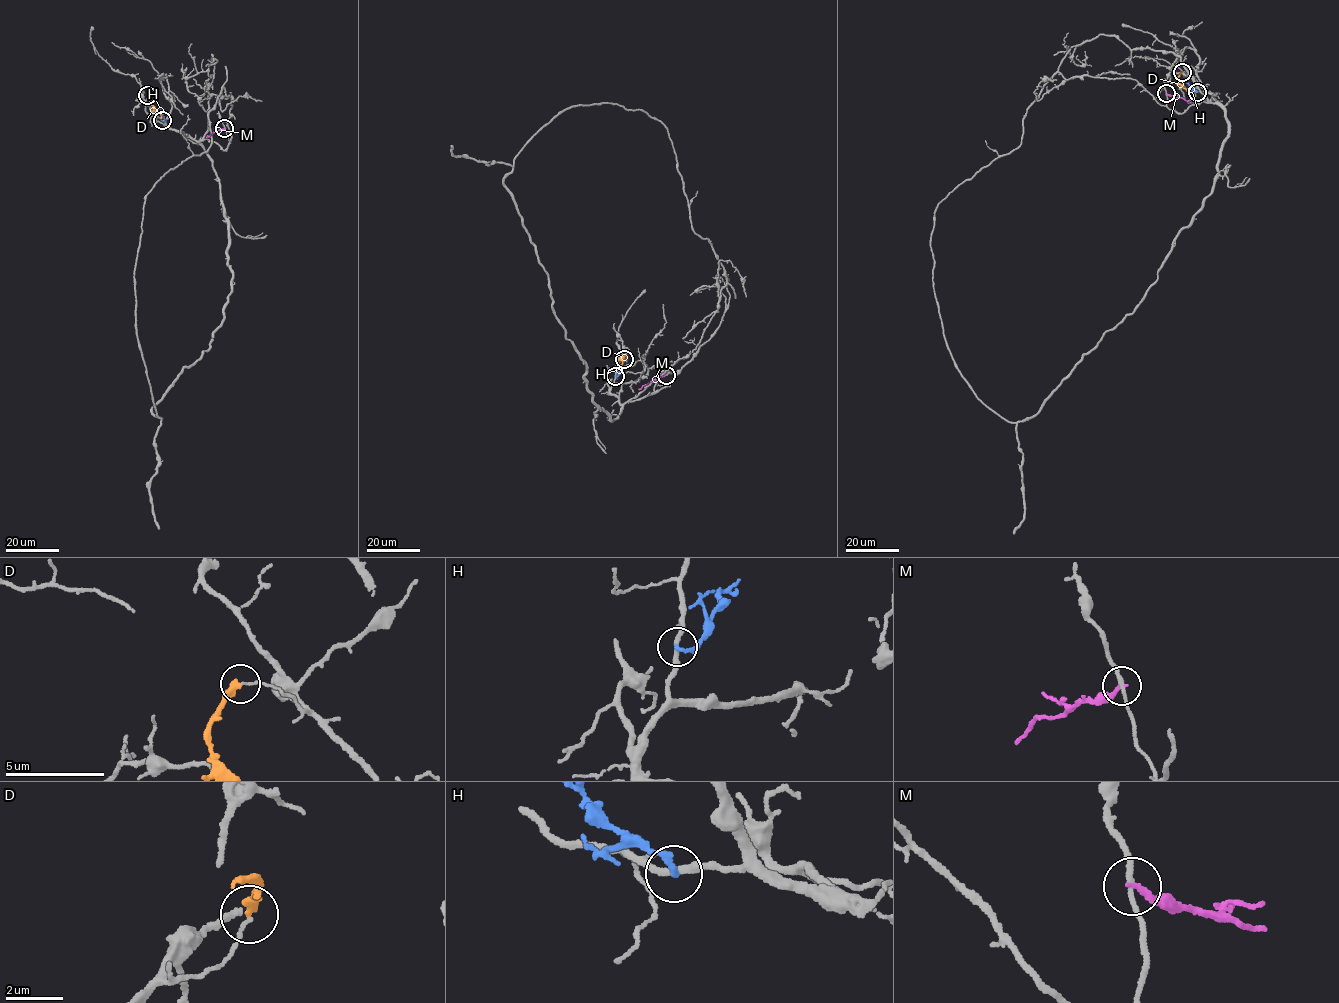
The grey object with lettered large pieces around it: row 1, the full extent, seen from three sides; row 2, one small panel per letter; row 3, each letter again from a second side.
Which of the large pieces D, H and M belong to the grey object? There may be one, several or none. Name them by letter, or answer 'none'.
none

